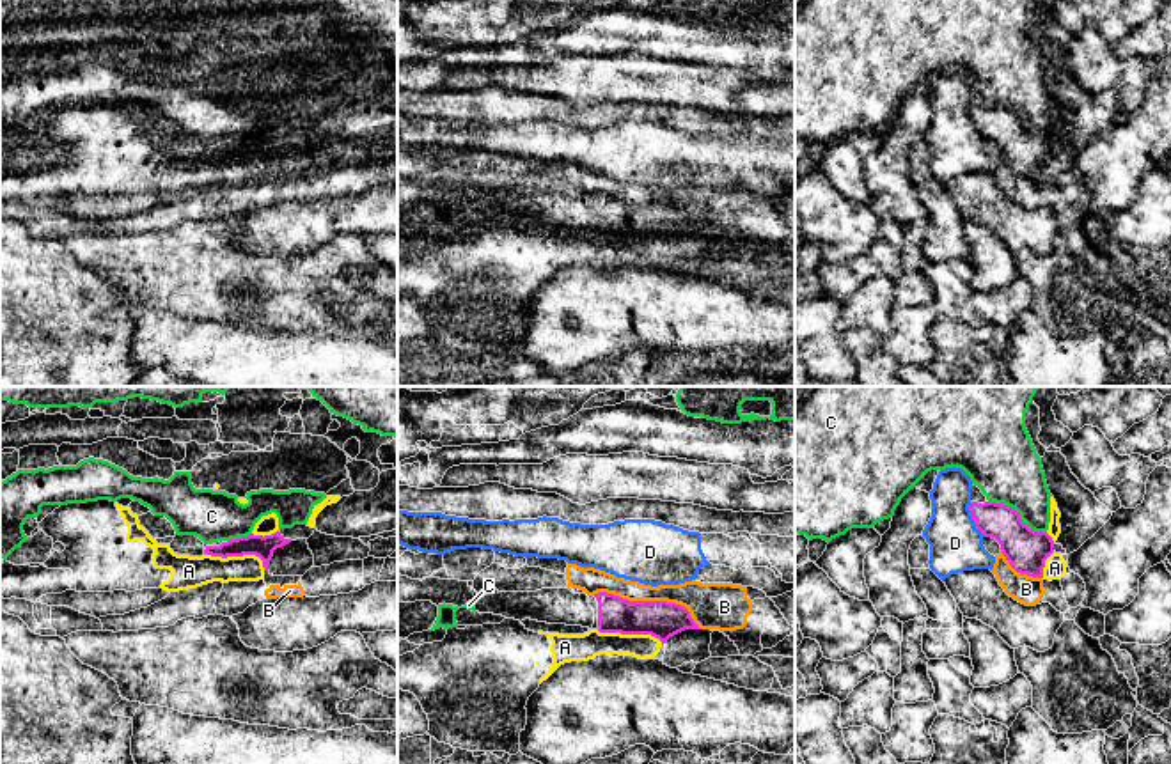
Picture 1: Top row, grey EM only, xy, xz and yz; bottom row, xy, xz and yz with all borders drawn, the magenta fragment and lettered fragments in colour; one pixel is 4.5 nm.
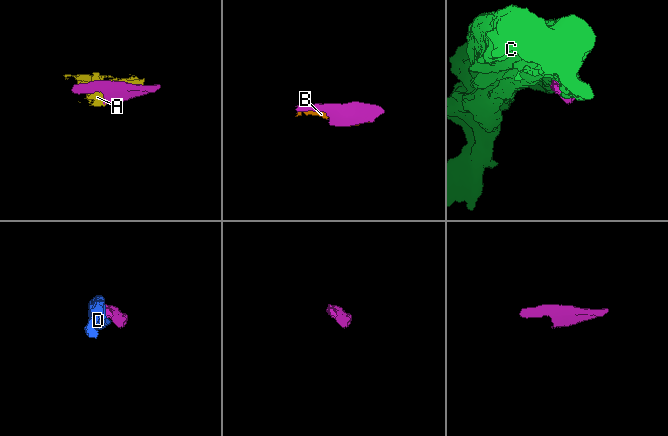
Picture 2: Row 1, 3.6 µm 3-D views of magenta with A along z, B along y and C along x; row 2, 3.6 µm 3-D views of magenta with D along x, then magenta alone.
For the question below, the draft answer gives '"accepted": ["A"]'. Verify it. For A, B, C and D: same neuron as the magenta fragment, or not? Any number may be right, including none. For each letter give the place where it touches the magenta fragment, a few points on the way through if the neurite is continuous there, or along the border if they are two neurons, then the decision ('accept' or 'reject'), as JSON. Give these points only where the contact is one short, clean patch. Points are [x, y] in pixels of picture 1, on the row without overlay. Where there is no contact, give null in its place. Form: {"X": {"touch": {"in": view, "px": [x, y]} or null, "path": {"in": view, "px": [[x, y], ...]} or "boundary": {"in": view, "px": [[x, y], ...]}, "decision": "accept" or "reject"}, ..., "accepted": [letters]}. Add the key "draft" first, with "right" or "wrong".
{"draft": "wrong", "A": {"touch": {"in": "xy", "px": [238, 158]}, "boundary": {"in": "xy", "px": [[204, 156], [219, 160], [256, 158], [265, 172]]}, "decision": "reject"}, "B": {"touch": {"in": "xz", "px": [650, 204]}, "decision": "reject"}, "C": {"touch": {"in": "yz", "px": [1019, 117]}, "decision": "reject"}, "D": {"touch": {"in": "yz", "px": [973, 121]}, "decision": "reject"}, "accepted": []}

